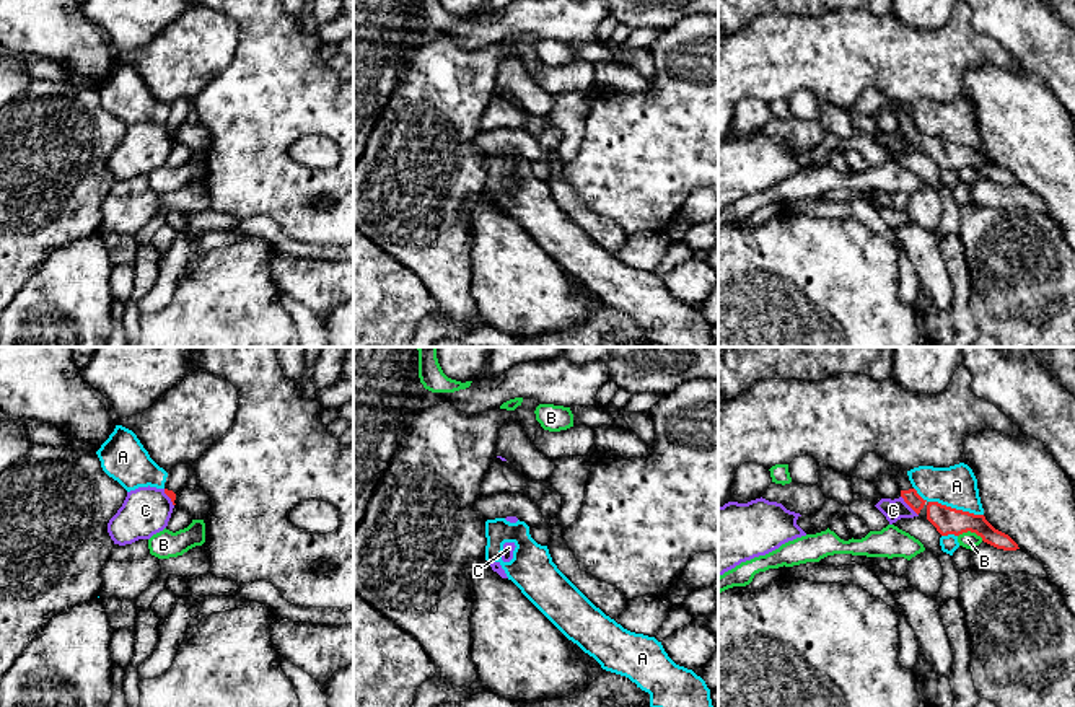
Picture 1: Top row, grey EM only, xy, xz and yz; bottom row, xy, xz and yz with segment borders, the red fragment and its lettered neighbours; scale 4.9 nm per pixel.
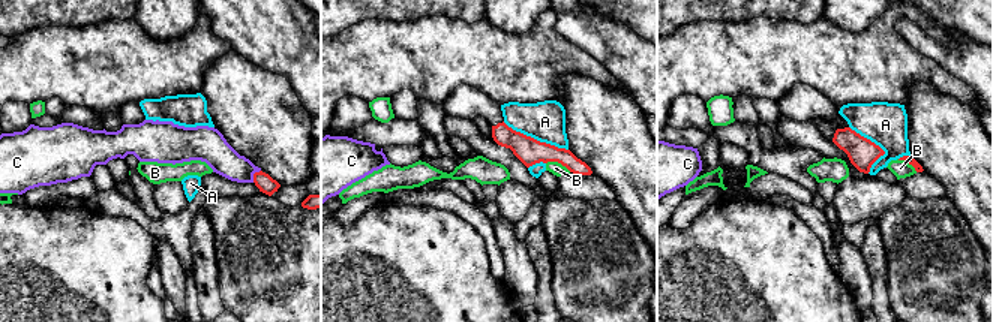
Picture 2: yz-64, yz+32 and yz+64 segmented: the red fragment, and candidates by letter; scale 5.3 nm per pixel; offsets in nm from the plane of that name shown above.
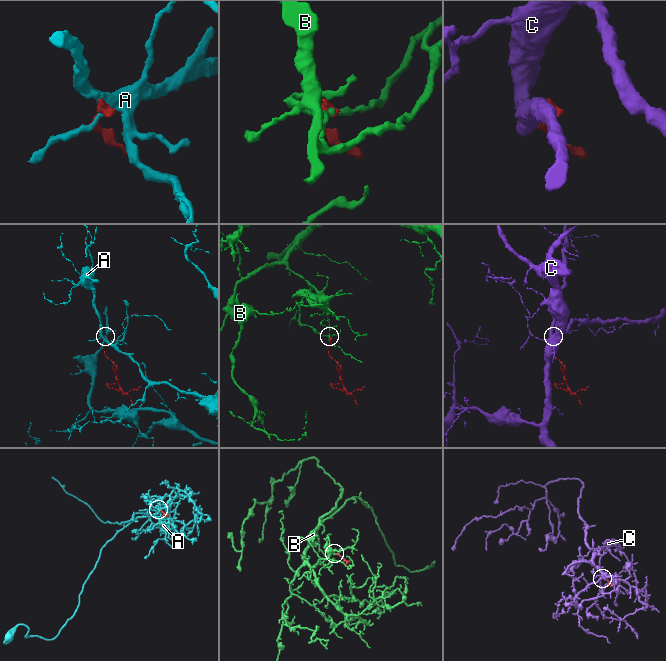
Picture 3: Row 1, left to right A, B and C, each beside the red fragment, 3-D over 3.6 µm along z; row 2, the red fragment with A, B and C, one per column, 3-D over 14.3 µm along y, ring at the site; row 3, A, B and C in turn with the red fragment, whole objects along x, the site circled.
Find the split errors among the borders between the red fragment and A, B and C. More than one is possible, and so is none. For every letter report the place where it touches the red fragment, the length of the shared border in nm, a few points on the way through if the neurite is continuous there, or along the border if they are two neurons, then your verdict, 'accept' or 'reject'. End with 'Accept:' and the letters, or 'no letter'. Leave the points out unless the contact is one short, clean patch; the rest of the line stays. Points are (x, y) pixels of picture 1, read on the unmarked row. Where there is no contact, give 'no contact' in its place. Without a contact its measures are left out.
A: yz (948, 142) | 380 nm | reject
B: yz (971, 166) | 130 nm | reject
C: yz (908, 139) | 130 nm | reject
Accept: no letter

